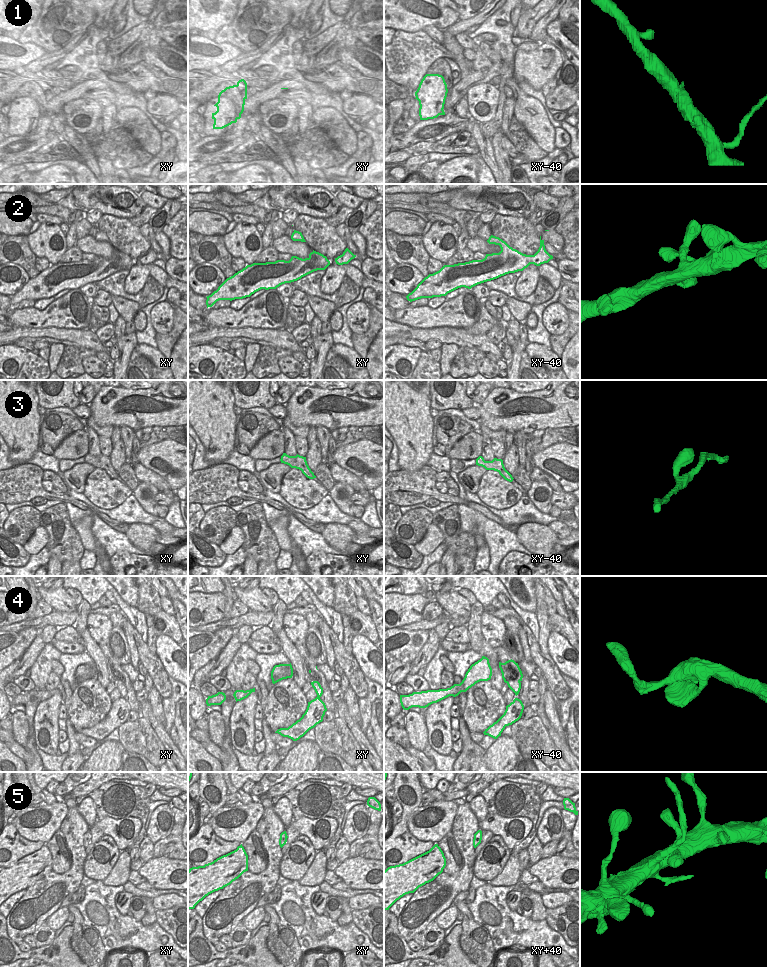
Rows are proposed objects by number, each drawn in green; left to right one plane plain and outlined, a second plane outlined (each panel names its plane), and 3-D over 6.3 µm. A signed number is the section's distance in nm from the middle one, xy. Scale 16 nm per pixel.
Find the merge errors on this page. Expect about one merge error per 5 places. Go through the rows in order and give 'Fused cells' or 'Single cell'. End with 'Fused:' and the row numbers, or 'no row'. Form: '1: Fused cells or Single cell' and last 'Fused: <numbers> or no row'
1: Single cell
2: Single cell
3: Single cell
4: Single cell
5: Single cell
Fused: no row.

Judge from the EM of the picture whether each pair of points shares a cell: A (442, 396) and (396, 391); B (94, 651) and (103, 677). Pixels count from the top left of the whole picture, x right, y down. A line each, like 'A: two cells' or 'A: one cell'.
A: two cells
B: one cell

